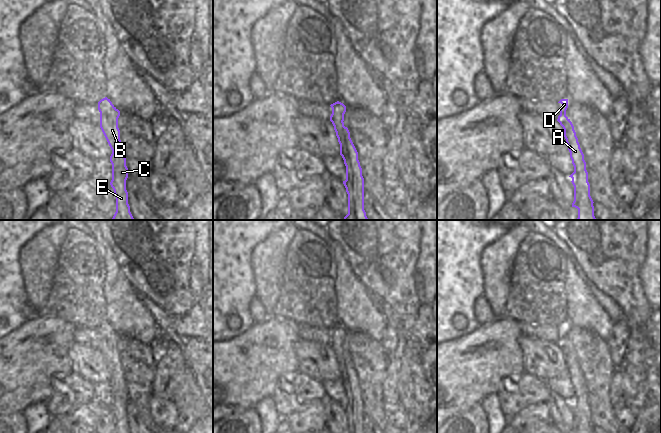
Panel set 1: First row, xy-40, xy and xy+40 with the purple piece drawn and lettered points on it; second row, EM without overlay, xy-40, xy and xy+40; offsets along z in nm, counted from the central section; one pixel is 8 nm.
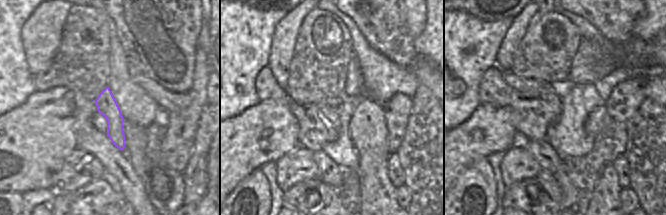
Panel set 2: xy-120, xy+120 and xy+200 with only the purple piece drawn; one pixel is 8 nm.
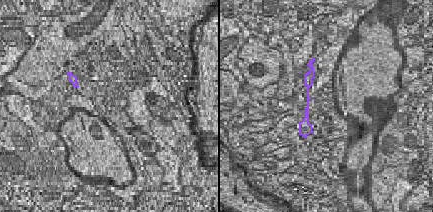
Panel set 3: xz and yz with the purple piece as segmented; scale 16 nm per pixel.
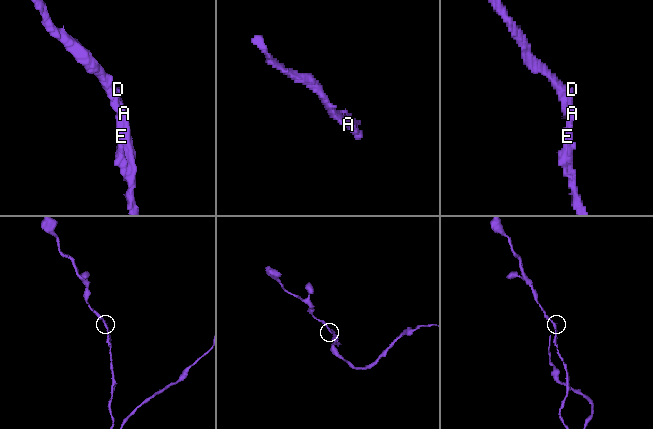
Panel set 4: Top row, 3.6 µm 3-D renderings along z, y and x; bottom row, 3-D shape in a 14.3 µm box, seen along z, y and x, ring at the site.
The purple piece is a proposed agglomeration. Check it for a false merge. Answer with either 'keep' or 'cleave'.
keep

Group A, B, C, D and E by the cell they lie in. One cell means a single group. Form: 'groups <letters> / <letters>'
groups A B C D E

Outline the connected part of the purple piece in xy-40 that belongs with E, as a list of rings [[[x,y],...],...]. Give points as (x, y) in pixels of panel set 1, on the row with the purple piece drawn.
[[[107,97],[98,102],[98,110],[100,112],[100,128],[112,150],[110,156],[112,180],[110,185],[116,196],[116,212],[112,220],[134,220],[128,204],[128,192],[126,190],[128,168],[118,128],[120,111]]]

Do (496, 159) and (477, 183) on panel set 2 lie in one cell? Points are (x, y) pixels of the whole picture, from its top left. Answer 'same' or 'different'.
different

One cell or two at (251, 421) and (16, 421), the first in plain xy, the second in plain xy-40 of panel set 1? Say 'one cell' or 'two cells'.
one cell

